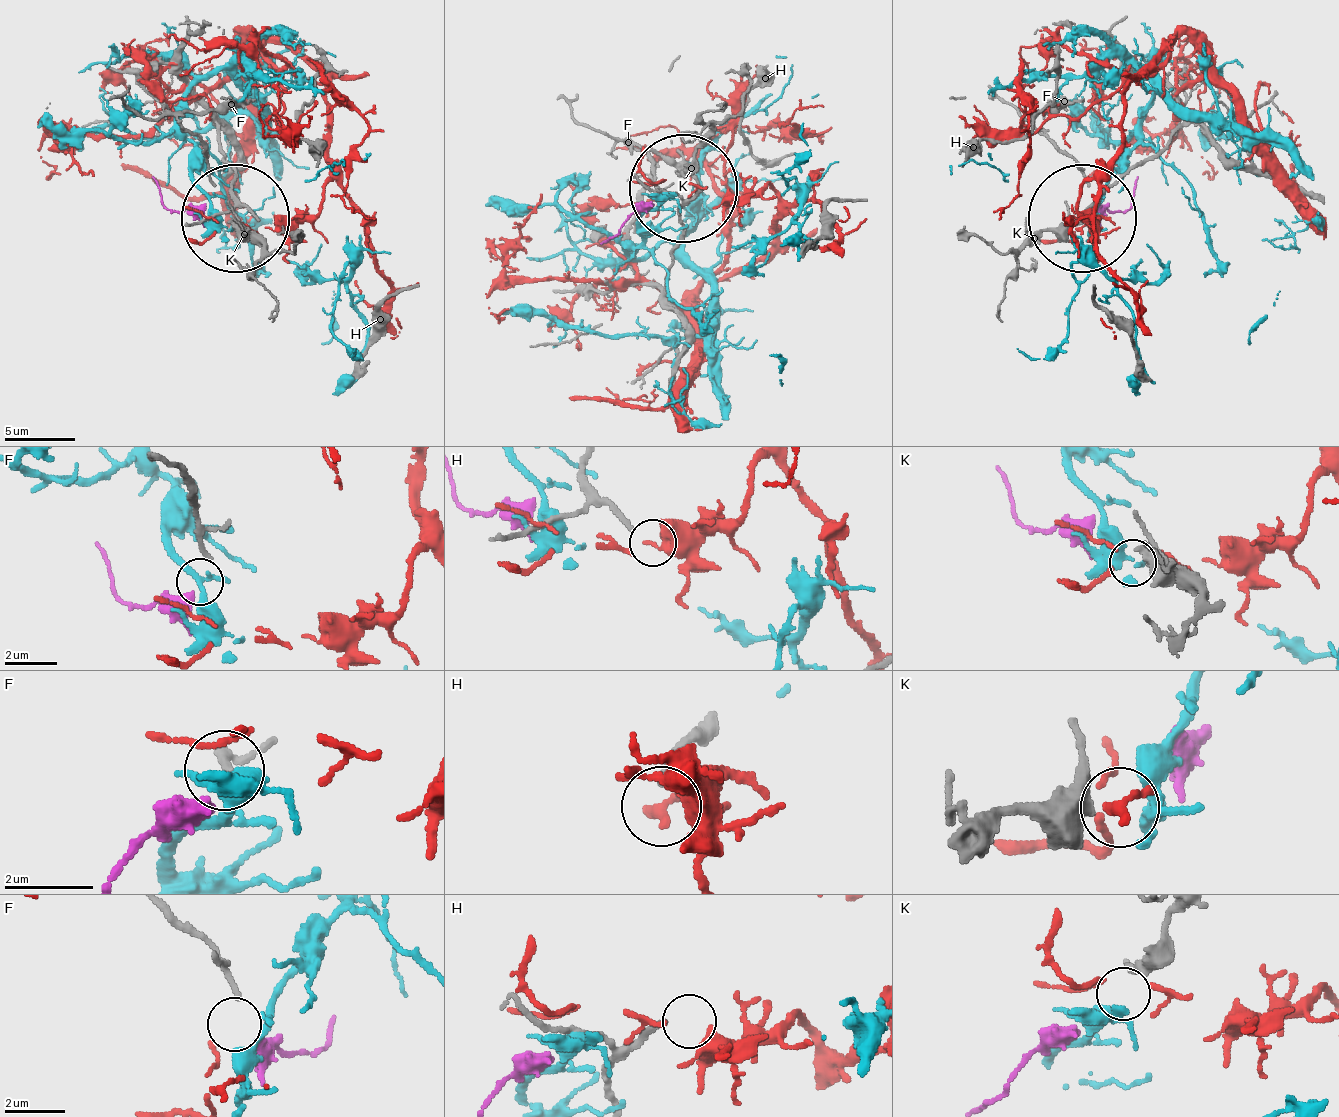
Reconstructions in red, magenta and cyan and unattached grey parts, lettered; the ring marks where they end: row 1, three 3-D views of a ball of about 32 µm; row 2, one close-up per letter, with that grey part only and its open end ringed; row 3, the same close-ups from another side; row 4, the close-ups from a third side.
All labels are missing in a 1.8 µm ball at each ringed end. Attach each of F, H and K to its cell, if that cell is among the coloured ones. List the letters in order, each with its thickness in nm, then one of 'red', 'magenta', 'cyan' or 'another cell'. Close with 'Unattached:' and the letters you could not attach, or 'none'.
F: 180 nm thick; magenta
H: 190 nm thick; another cell
K: 460 nm thick; cyan
Unattached: H

